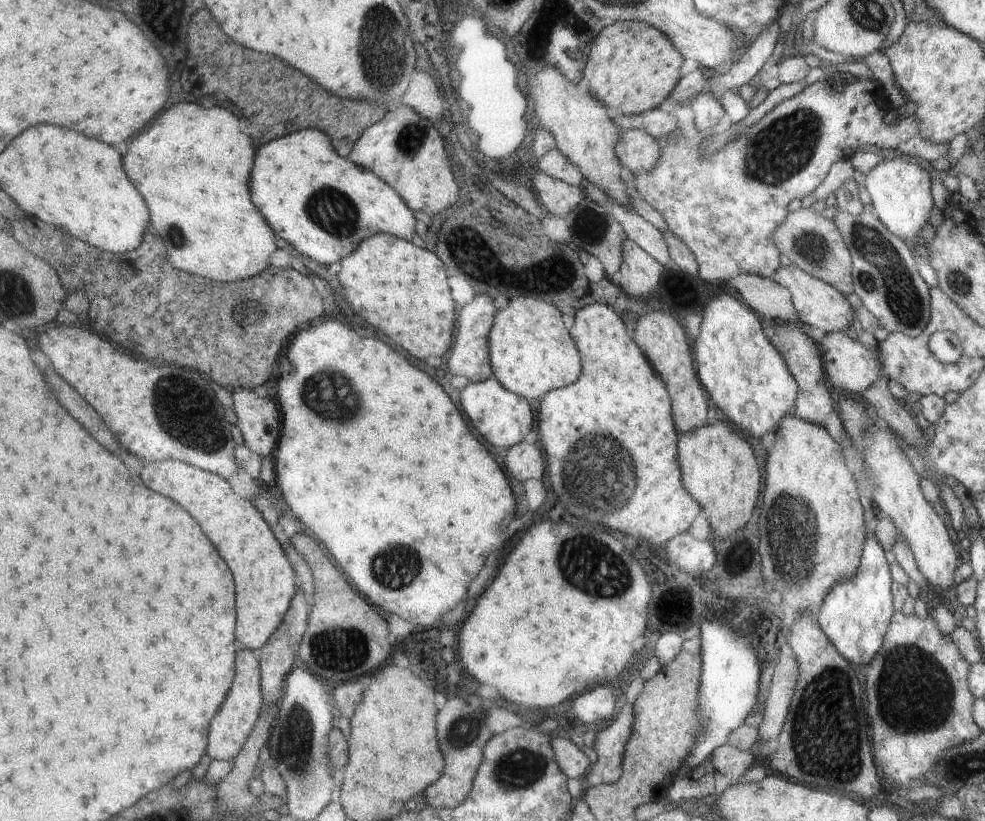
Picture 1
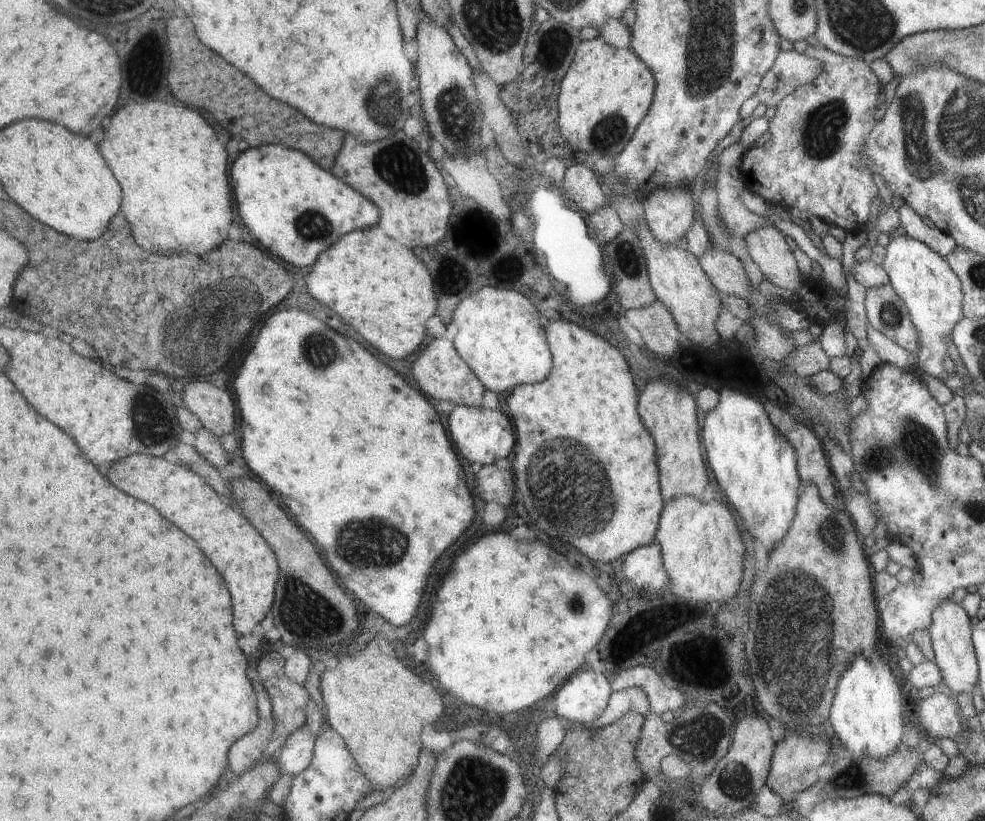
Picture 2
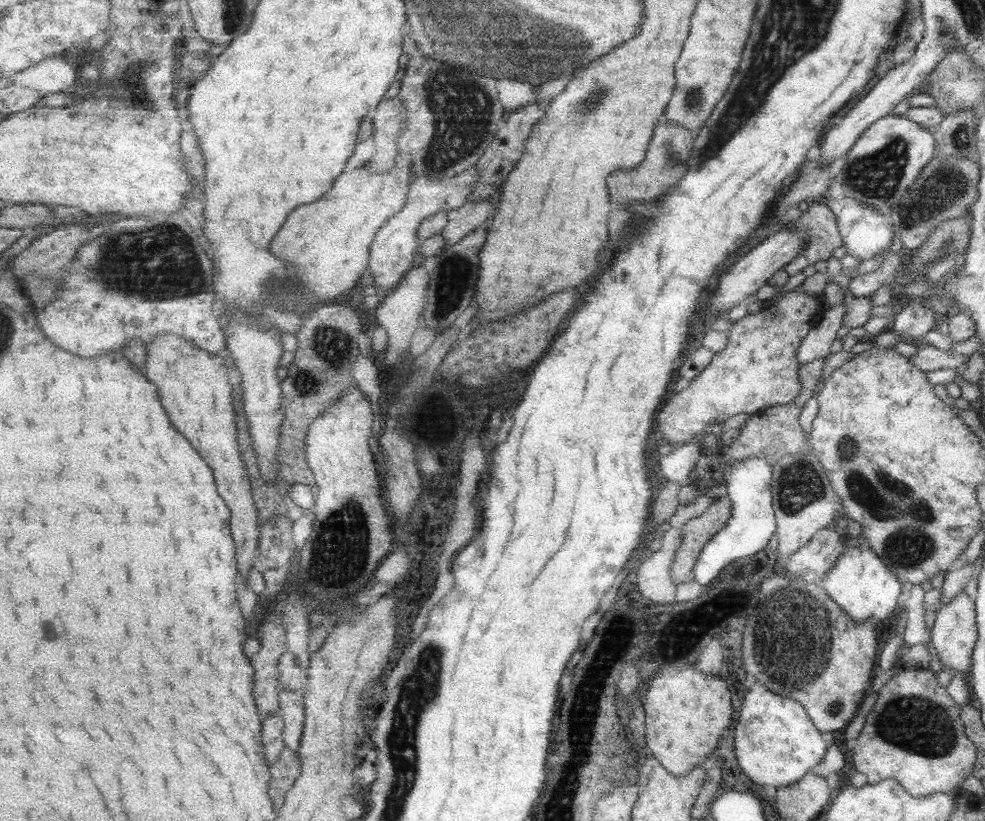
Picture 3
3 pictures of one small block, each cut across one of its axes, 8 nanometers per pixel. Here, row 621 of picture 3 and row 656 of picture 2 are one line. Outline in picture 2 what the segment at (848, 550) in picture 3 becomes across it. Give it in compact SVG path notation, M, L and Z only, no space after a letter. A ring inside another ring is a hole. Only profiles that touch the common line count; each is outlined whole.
M857 653L848 670L840 675L830 710L830 724L853 759L870 756L884 759L904 743L904 716L908 709L906 691L901 691L886 660L868 660Z

